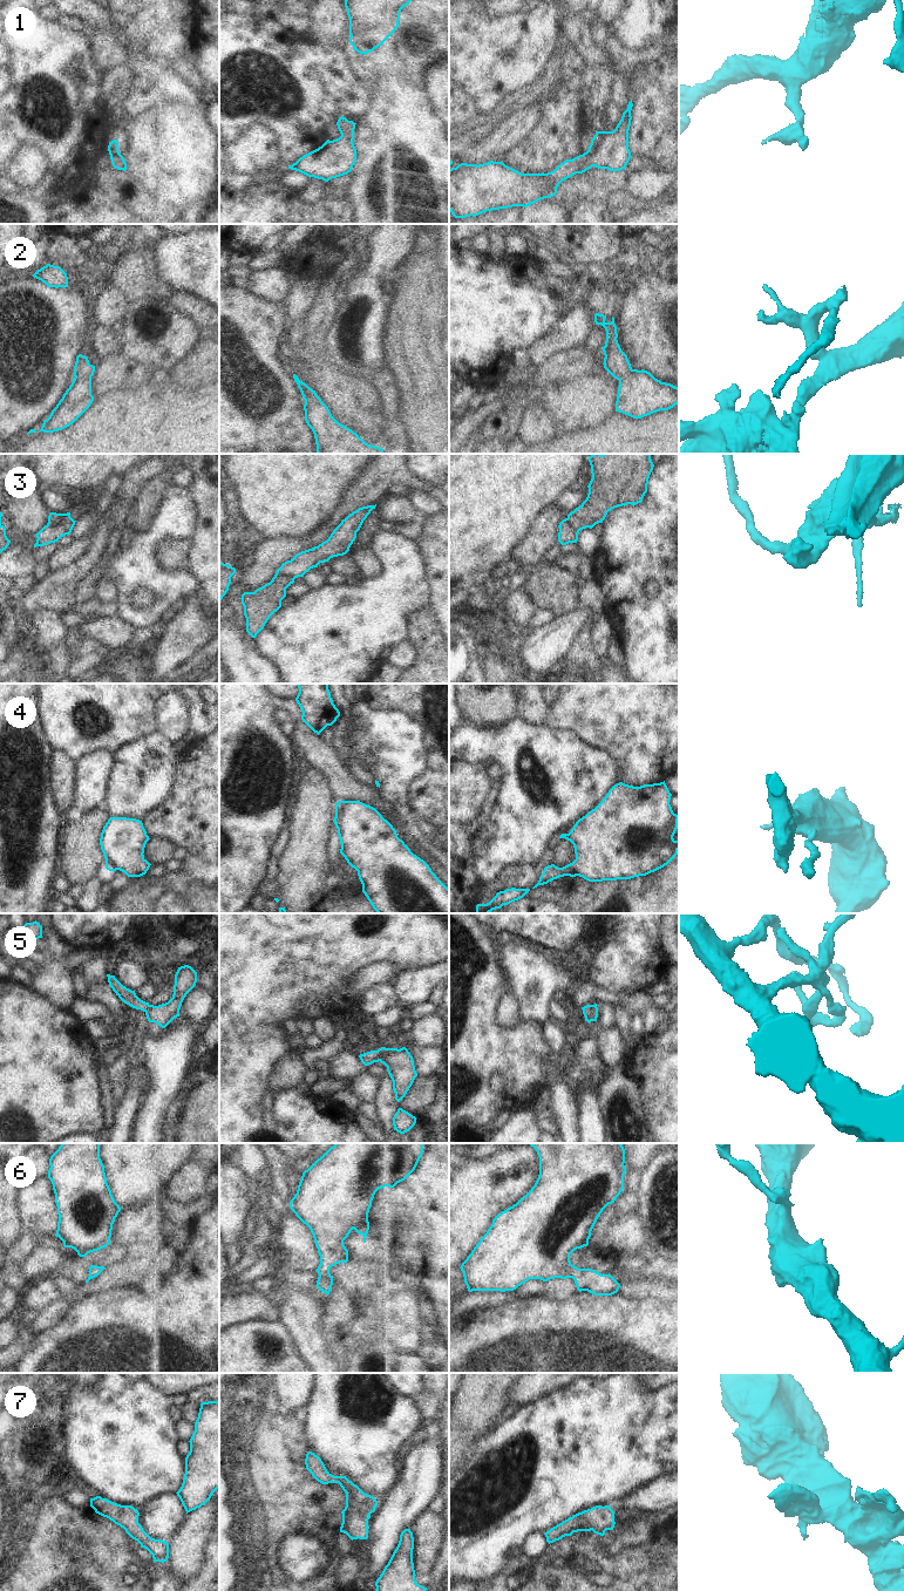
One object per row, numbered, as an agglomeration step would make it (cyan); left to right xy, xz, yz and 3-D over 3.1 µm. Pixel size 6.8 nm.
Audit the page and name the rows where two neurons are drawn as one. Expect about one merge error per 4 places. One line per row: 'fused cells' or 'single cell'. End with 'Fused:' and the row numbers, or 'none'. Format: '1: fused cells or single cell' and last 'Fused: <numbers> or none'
1: single cell
2: single cell
3: fused cells
4: single cell
5: single cell
6: single cell
7: single cell
Fused: 3

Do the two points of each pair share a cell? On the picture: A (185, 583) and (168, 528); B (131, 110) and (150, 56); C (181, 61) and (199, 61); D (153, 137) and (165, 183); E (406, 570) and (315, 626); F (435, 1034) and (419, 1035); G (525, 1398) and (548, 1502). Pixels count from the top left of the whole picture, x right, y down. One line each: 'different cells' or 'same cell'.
A: same cell
B: different cells
C: different cells
D: same cell
E: same cell
F: same cell
G: different cells

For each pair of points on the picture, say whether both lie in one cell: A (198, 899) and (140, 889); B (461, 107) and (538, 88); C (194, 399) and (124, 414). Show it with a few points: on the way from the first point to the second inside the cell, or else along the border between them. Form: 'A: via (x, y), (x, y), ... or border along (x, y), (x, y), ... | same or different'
A: via (184, 885), (160, 885), (154, 888) | same
B: border along (478, 113), (461, 124) | different
C: via (176, 407), (167, 408), (157, 414), (142, 414) | same

